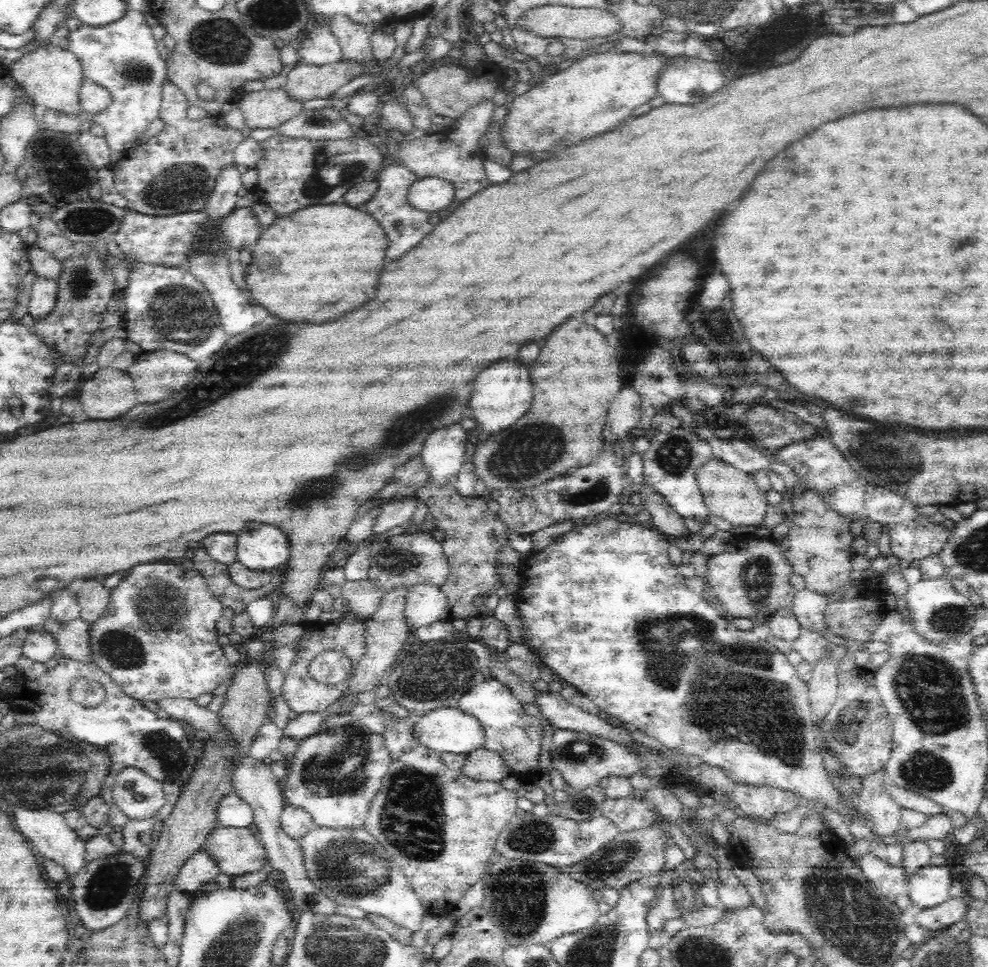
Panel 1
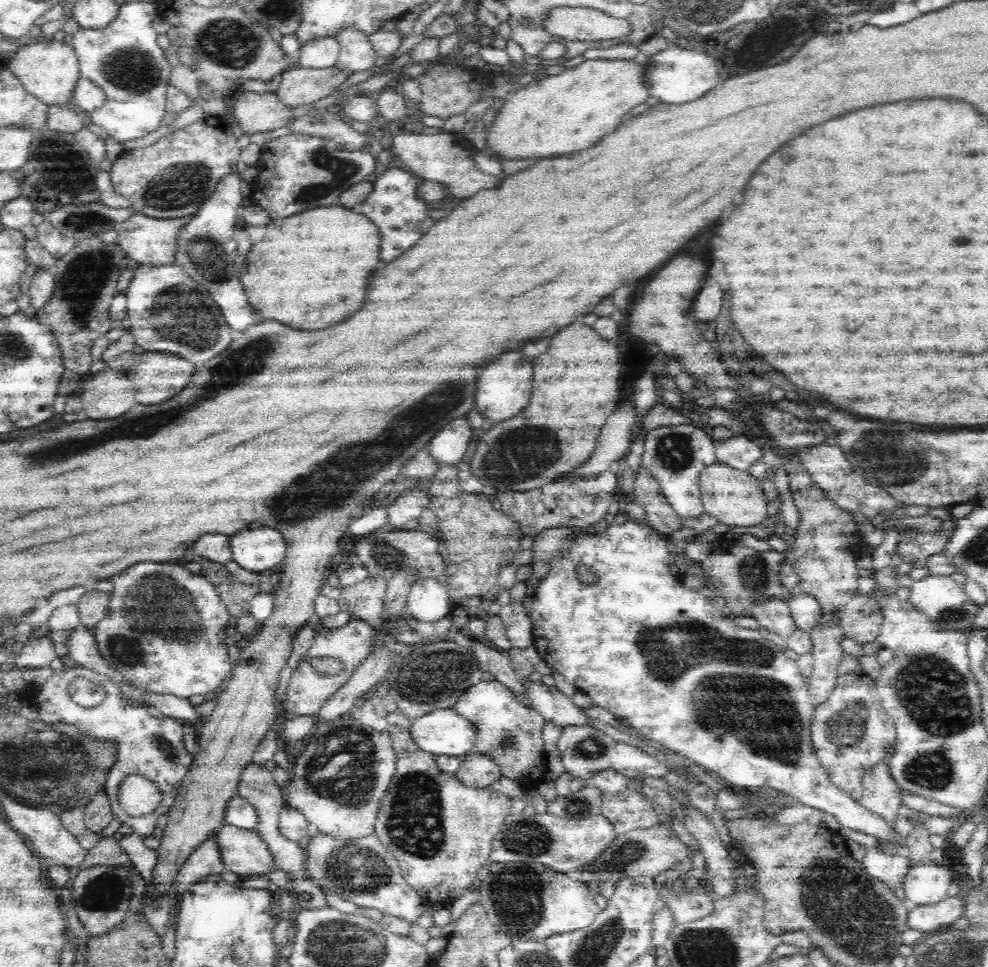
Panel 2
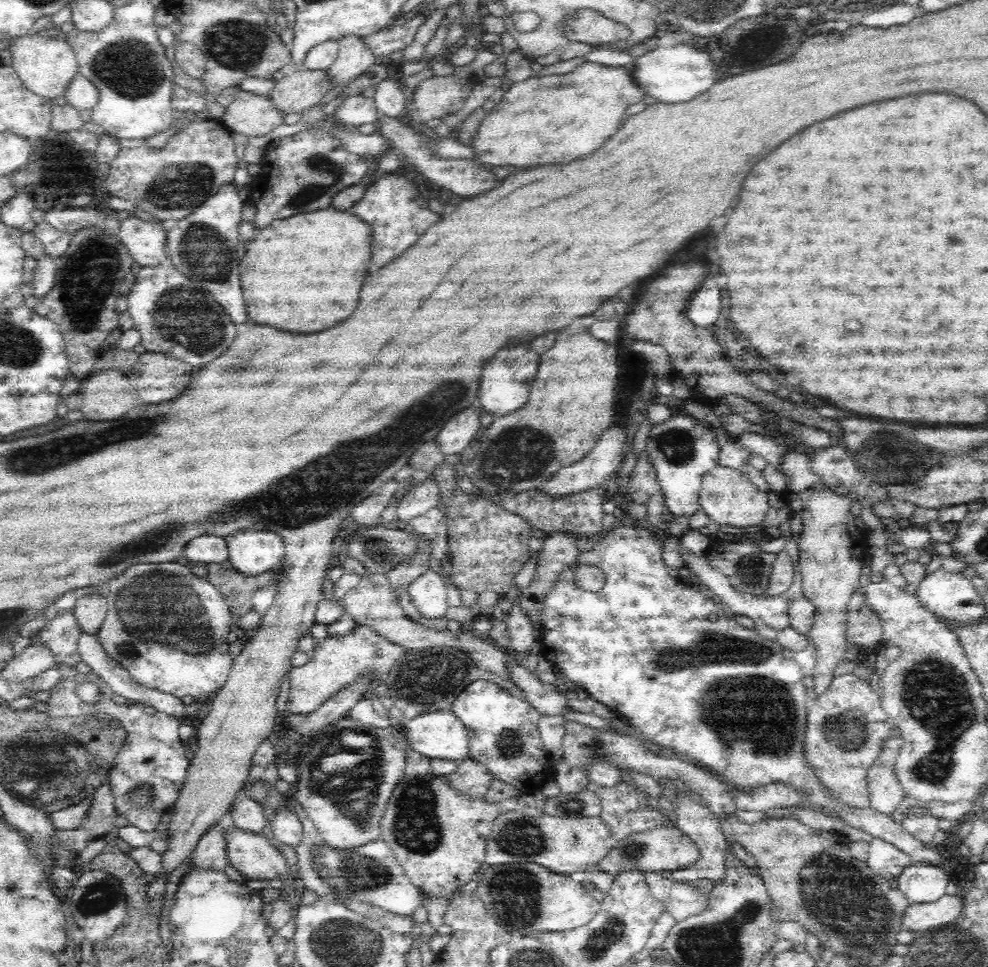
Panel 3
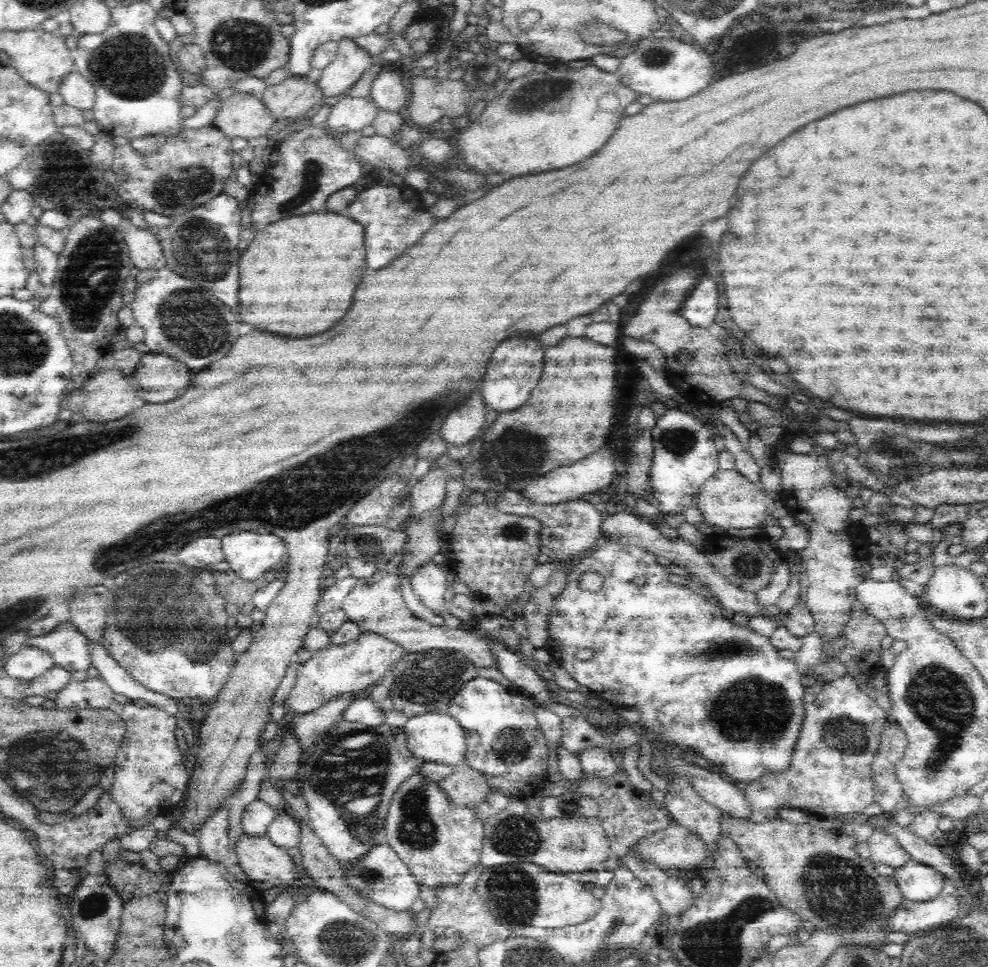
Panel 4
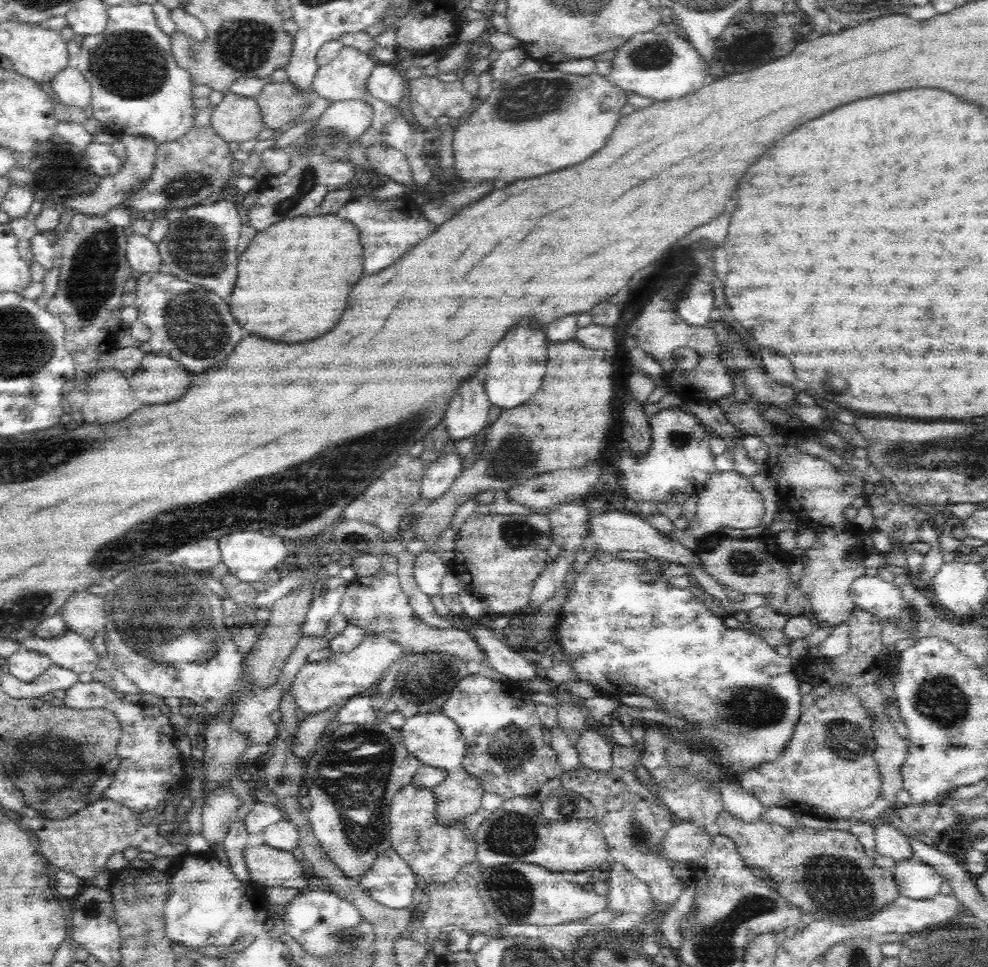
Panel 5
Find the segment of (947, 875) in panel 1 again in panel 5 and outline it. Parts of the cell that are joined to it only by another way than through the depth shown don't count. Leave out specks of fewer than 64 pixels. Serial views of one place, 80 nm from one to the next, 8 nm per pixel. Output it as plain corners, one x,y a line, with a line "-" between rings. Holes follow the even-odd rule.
915,858
899,862
894,866
893,875
899,893
912,900
933,899
940,893
945,882
935,868

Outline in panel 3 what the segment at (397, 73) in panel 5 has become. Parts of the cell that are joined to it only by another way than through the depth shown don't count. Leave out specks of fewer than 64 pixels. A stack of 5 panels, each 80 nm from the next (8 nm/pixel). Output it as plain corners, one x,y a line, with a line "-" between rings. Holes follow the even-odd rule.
385,78
379,82
373,97
377,106
378,116
406,119
409,104
406,101
404,93
401,80
389,80

